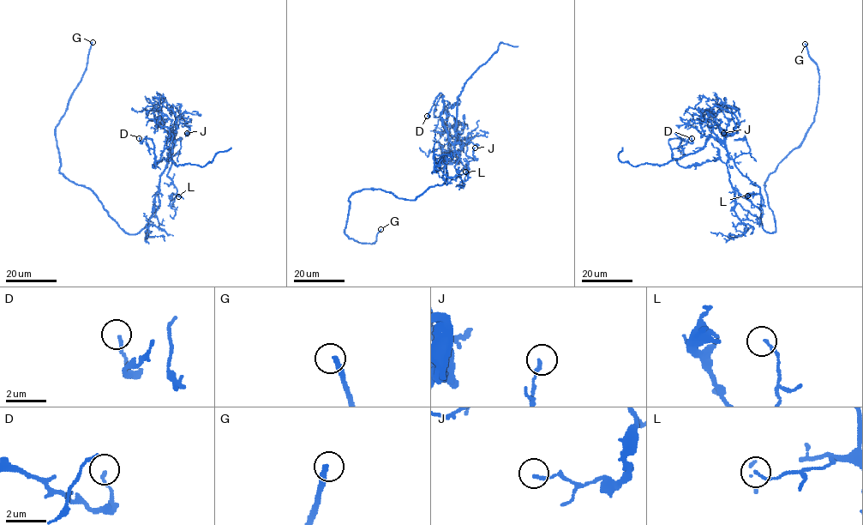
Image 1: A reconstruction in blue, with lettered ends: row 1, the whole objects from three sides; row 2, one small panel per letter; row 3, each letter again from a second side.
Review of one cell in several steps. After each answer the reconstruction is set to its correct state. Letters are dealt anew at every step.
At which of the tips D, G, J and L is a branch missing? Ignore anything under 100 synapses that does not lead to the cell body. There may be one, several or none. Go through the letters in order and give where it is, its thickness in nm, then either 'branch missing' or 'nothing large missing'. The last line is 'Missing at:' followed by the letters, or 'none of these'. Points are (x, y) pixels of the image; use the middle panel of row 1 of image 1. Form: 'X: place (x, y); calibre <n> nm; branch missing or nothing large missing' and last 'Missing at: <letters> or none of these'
D: place (427, 116); calibre 150 nm; nothing large missing
G: place (380, 229); calibre 280 nm; branch missing
J: place (475, 147); calibre 150 nm; nothing large missing
L: place (465, 171); calibre 120 nm; nothing large missing
Missing at: G

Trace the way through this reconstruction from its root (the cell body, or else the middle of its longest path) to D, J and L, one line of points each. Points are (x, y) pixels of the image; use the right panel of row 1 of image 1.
D: (764, 229), (761, 211), (732, 186), (725, 163), (678, 165), (668, 141), (691, 143), (692, 138)
J: (764, 229), (761, 211), (730, 181), (714, 106), (727, 109), (735, 123), (734, 133), (723, 133)
L: (764, 229), (761, 211), (732, 186), (727, 166), (729, 159), (759, 188), (758, 193), (747, 196)

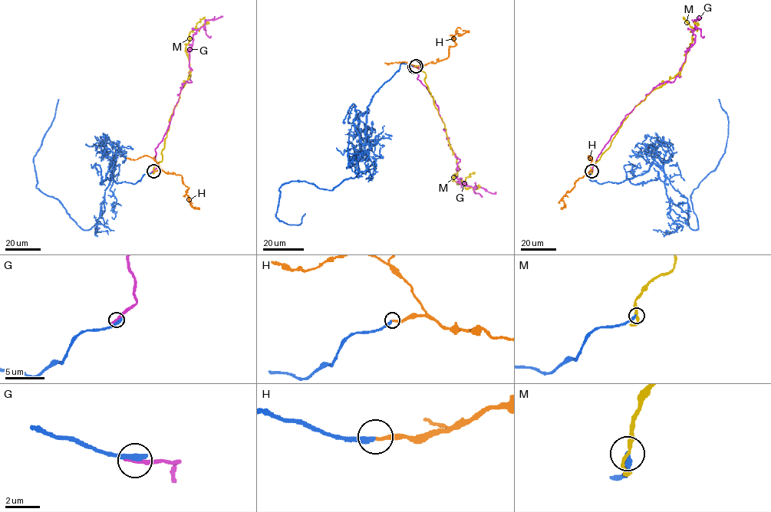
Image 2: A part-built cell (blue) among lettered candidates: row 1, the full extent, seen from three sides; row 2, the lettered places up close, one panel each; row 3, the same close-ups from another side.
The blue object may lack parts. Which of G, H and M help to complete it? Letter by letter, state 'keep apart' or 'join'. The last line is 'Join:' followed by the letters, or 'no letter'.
G: keep apart
H: join
M: keep apart
Join: H

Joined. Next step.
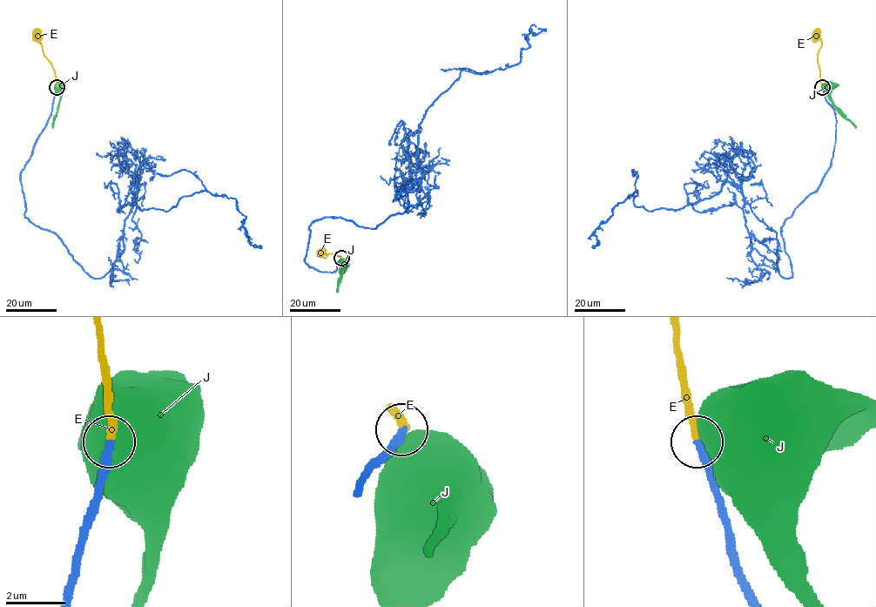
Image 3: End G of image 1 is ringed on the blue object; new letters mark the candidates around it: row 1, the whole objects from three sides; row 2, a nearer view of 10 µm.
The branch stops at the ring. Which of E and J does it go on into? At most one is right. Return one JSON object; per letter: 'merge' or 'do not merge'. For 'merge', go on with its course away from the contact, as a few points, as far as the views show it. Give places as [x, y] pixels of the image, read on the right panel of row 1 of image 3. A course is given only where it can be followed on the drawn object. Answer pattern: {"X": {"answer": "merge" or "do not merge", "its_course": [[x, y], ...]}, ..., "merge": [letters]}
{"E": {"answer": "merge", "its_course": [[822, 87], [818, 62], [821, 40], [816, 36]]}, "J": {"answer": "do not merge"}, "merge": ["E"]}

